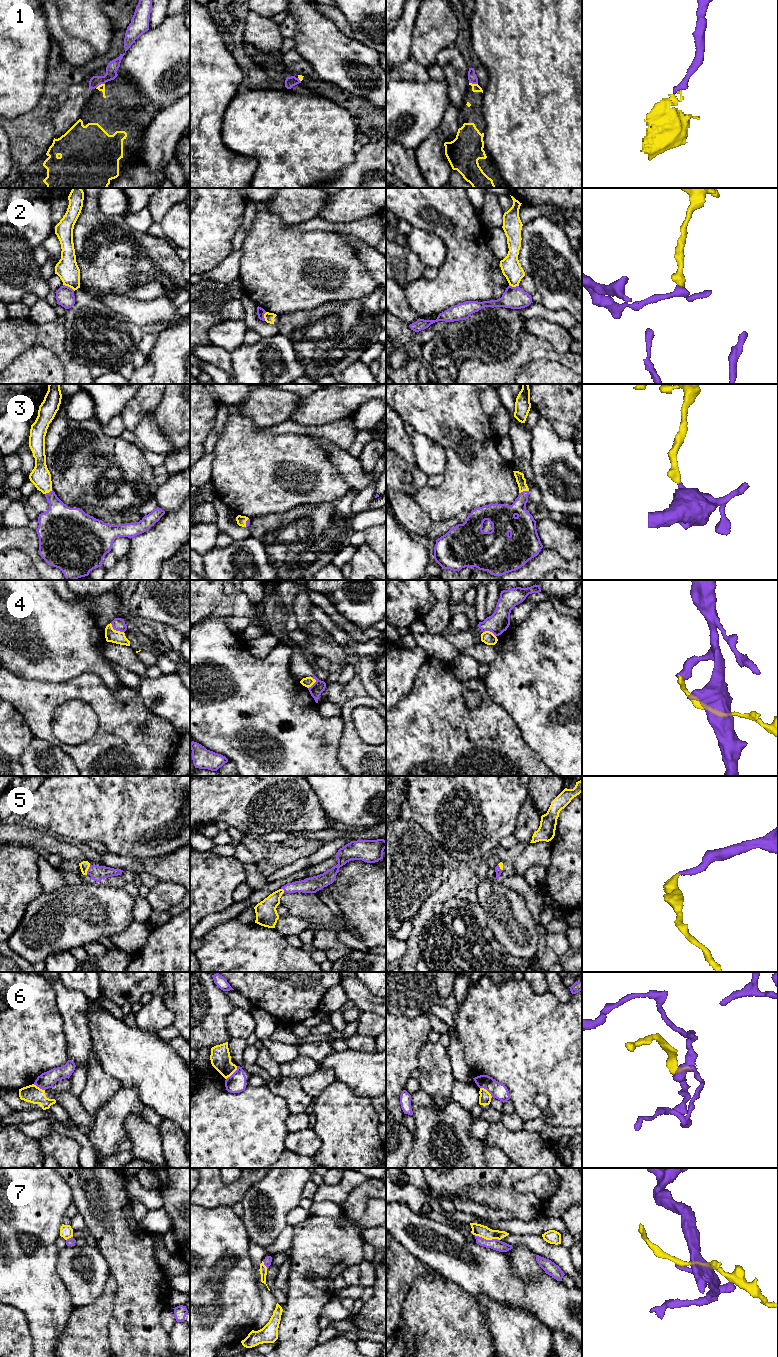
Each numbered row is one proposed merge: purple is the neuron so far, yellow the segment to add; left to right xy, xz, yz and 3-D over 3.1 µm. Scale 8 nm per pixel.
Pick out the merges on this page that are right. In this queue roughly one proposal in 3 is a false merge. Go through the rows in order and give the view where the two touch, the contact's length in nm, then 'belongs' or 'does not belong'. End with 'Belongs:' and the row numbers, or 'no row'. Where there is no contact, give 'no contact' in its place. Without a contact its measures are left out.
1: contact in xy; length 80 nm; does not belong
2: contact in xy; length 110 nm; does not belong
3: contact in yz; length 80 nm; belongs
4: contact in xy; length 130 nm; does not belong
5: contact in xy; length 80 nm; belongs
6: contact in xz; length 140 nm; does not belong
7: contact in yz; length 200 nm; does not belong
Belongs: 3, 5

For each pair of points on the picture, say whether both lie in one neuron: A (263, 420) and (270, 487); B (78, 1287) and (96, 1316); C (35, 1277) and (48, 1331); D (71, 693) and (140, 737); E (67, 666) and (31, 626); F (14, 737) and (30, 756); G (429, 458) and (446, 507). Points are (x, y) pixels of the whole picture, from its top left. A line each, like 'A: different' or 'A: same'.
A: different
B: different
C: same
D: same
E: same
F: different
G: different

